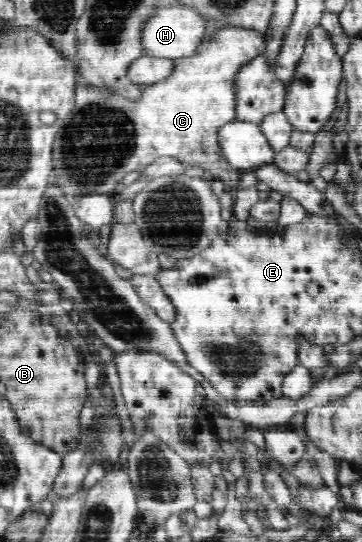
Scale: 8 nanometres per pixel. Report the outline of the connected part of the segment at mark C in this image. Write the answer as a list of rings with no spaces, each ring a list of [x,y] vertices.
[[[221,26],[198,46],[198,51],[193,56],[176,58],[175,70],[171,76],[147,86],[145,92],[137,98],[139,102],[123,100],[123,97],[114,94],[103,95],[99,88],[87,86],[86,82],[76,76],[75,104],[55,136],[53,146],[52,174],[59,180],[57,188],[61,188],[66,200],[71,200],[71,196],[79,192],[114,197],[127,173],[141,171],[141,168],[149,167],[155,158],[161,156],[175,156],[186,168],[199,167],[211,180],[223,180],[233,189],[239,189],[241,171],[231,169],[229,162],[222,157],[217,130],[223,124],[237,120],[234,74],[243,63],[262,54],[266,45],[264,42],[262,32]]]

